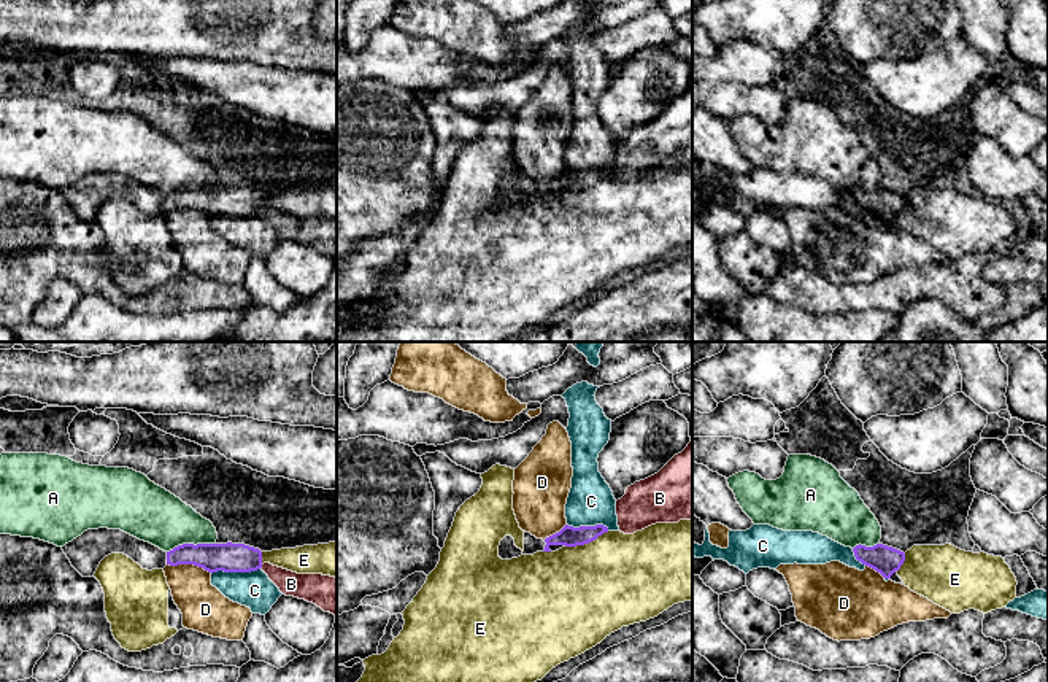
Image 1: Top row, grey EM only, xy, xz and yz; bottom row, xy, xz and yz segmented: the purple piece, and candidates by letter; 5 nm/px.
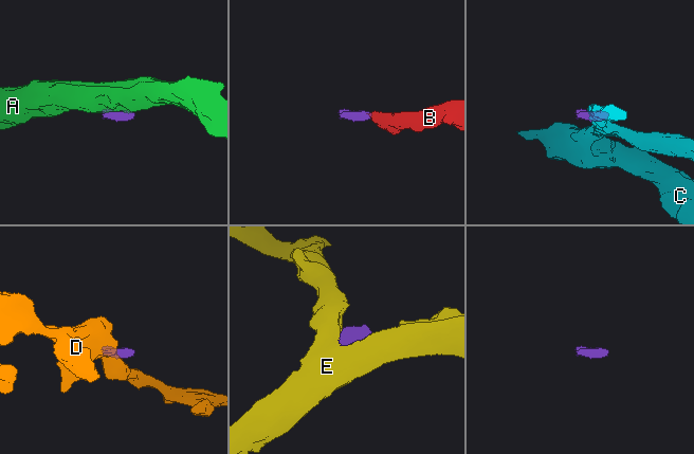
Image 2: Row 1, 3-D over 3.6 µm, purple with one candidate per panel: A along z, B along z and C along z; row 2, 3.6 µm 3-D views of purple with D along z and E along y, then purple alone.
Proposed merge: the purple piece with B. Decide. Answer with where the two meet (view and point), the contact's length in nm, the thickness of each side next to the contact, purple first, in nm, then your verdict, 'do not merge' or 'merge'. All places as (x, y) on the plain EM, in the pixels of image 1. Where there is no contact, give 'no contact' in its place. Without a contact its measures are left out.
meets purple in xy at (261, 210); contact 30 nm long; 150 nm thick on the purple side, 130 nm on the other; merge

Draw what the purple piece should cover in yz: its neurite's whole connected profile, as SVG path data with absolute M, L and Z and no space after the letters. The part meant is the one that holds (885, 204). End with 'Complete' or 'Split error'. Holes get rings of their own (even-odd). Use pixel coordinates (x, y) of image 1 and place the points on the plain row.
M859 188L853 192L853 196L857 205L875 213L884 223L891 223L891 219L899 215L905 205L904 196L883 188L877 188L873 191Z. Complete

